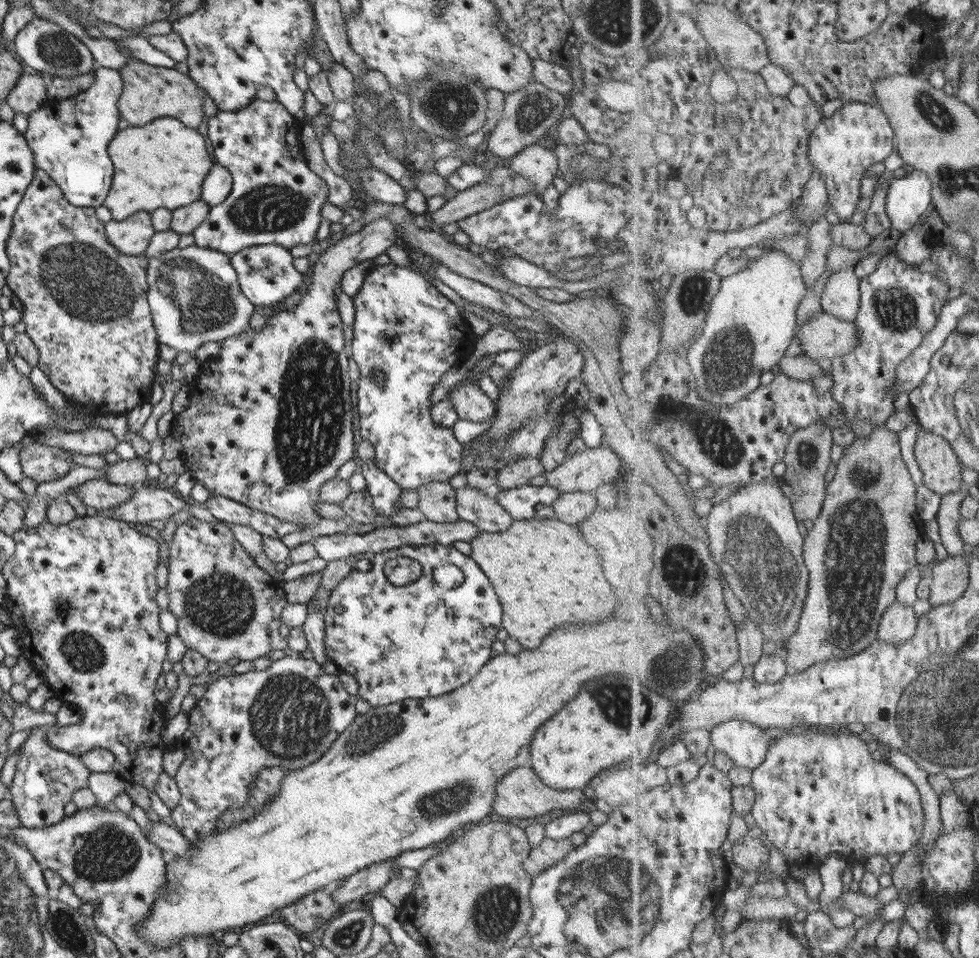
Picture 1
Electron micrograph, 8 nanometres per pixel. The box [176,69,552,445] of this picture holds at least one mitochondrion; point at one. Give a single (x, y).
(271, 207)

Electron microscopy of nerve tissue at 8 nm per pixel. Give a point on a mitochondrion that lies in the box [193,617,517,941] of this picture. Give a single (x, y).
(290, 717)

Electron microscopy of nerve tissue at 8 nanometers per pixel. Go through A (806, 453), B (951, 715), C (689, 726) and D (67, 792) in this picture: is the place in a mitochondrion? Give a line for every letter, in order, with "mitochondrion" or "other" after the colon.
A: mitochondrion
B: mitochondrion
C: other
D: other

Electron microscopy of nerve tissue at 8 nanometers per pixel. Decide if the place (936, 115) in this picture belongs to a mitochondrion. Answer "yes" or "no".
yes

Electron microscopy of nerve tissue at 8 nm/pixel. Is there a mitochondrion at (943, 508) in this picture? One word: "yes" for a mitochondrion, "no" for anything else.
no

